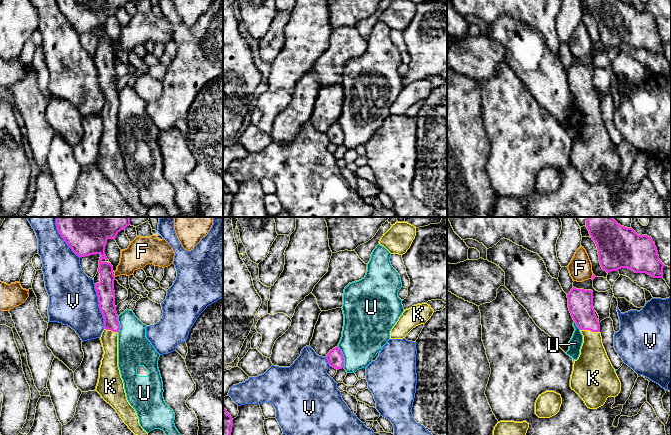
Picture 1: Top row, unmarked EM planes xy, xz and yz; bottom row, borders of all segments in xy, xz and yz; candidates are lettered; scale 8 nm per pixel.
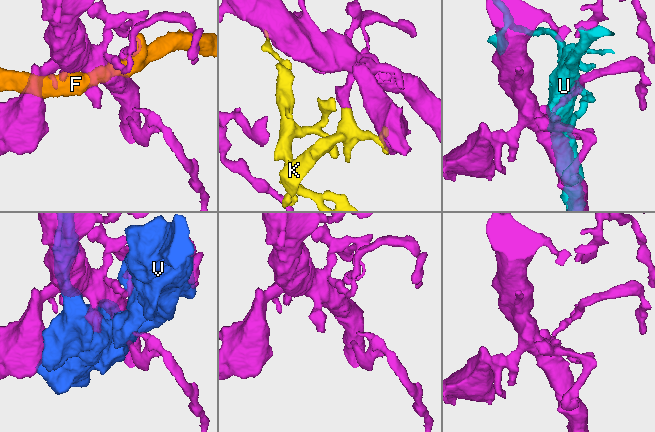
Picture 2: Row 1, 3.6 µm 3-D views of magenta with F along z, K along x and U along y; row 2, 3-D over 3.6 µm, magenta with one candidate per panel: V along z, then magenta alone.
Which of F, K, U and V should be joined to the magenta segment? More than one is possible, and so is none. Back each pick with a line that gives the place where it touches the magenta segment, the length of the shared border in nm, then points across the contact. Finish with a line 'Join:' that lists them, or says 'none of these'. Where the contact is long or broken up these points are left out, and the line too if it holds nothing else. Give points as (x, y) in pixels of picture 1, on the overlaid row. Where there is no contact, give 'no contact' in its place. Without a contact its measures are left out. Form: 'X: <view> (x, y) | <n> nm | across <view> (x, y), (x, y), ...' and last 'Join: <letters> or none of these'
K: yz (590, 330) | 160 nm | across yz (580, 302), (581, 310), (590, 330), (593, 361)
Join: K

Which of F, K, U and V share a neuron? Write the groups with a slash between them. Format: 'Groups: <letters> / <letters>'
Groups: F / K / U / V

